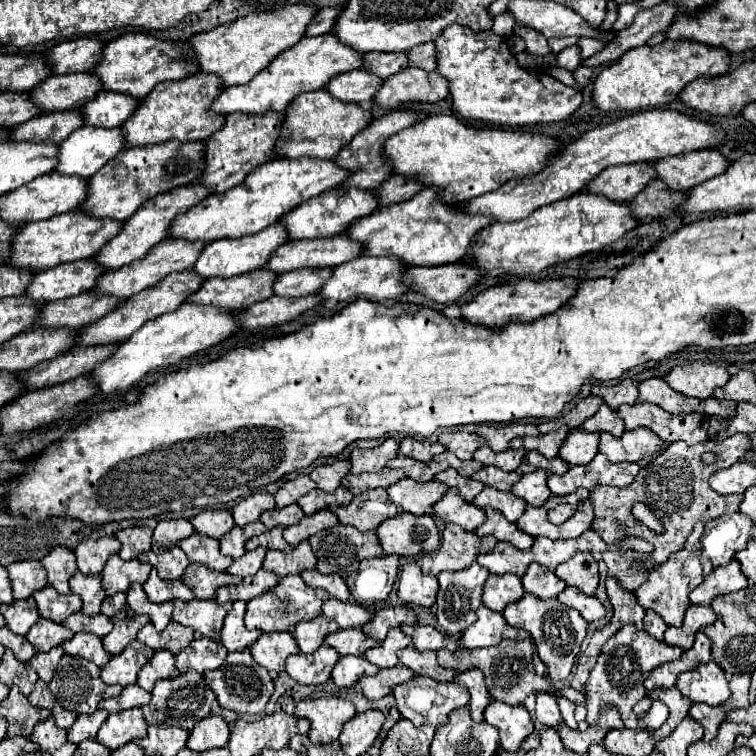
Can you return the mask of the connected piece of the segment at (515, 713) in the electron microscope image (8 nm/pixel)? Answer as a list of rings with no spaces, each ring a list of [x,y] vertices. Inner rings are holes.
[[[491,702],[485,710],[485,722],[499,730],[501,746],[509,752],[517,750],[533,732],[533,720],[525,706],[509,706],[505,702]]]

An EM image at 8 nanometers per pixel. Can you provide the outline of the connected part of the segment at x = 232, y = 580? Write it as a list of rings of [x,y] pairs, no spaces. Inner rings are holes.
[[[189,564],[183,578],[181,578],[181,582],[185,586],[189,586],[199,600],[215,598],[217,588],[233,586],[233,584],[239,584],[241,580],[243,578],[239,578],[239,576],[231,576],[227,572],[215,572],[207,566],[201,566],[201,564]]]

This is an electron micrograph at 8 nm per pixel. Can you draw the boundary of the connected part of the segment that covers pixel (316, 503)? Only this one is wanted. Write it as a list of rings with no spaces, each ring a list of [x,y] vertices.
[[[313,490],[313,492],[305,494],[305,496],[301,496],[301,498],[297,500],[297,504],[303,508],[303,512],[305,512],[307,516],[313,516],[315,512],[327,508],[327,494],[321,492],[321,490]]]

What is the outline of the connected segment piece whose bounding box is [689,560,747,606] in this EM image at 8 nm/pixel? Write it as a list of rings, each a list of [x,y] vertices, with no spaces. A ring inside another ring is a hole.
[[[731,560],[727,566],[715,568],[701,586],[697,586],[689,598],[691,604],[705,604],[709,606],[715,596],[731,594],[741,588],[747,588],[747,576],[741,572],[737,560]]]

